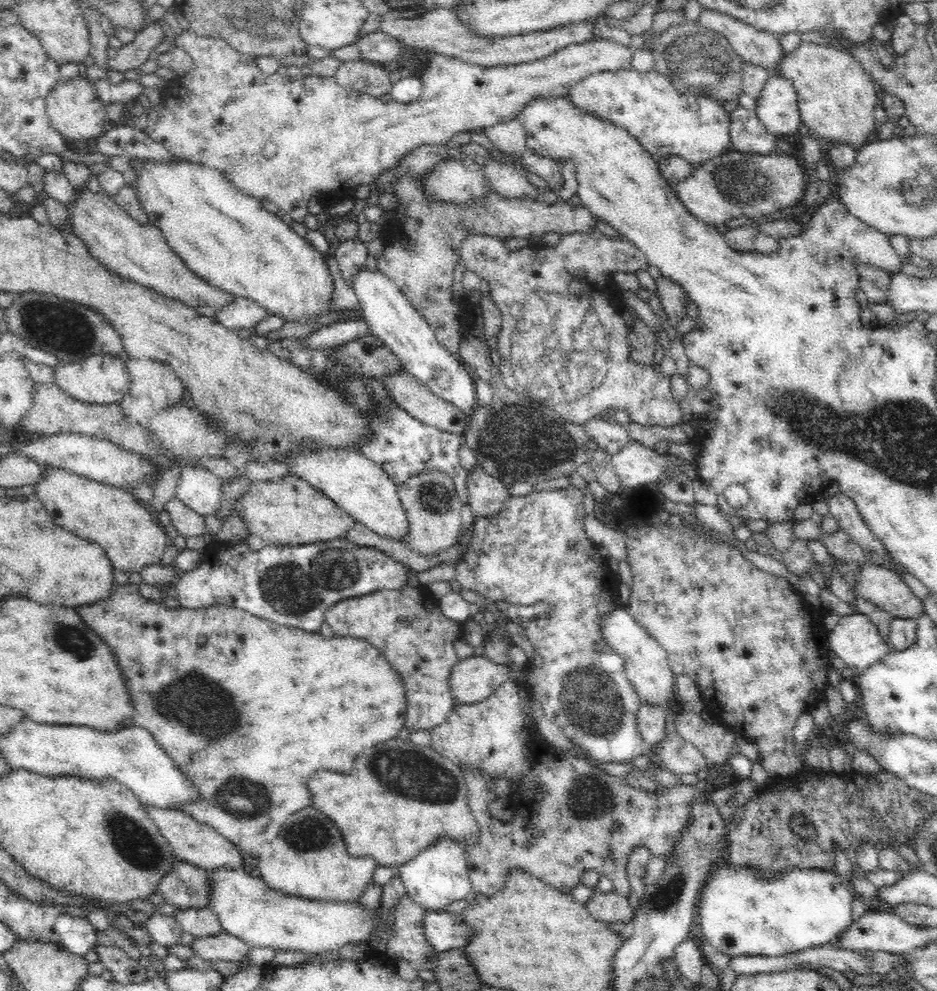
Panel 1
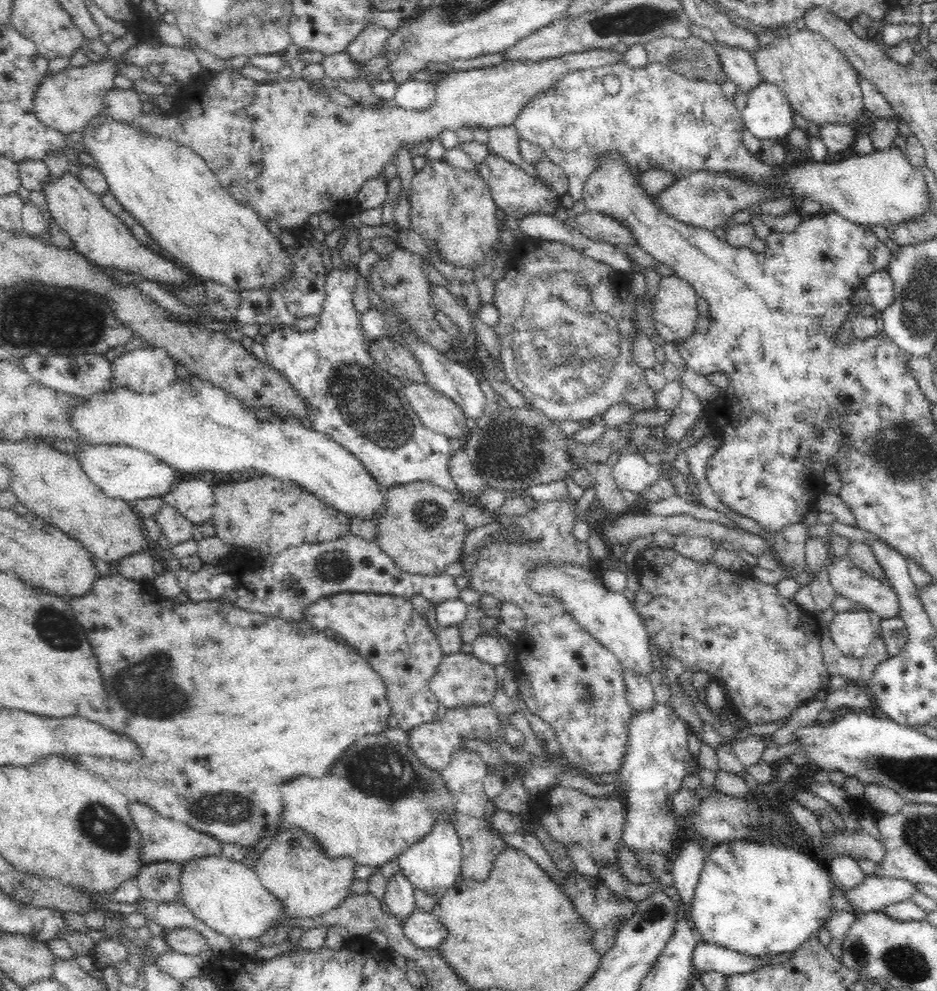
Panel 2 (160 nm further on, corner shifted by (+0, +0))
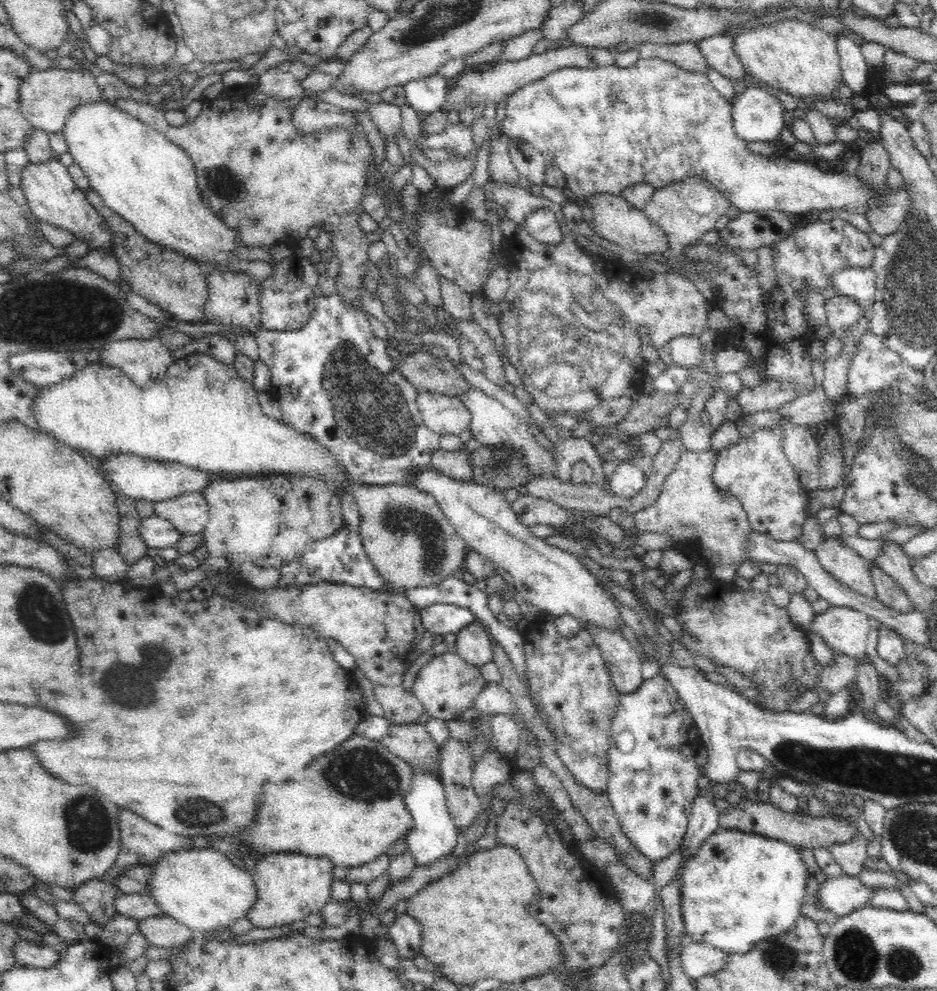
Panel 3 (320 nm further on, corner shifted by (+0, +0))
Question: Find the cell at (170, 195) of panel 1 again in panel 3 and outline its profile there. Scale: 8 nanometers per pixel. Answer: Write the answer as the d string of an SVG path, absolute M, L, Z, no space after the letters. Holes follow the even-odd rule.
M88 103L72 112L63 128L67 152L88 176L92 191L152 243L224 268L236 260L236 236L203 200L195 163L179 145L114 103Z

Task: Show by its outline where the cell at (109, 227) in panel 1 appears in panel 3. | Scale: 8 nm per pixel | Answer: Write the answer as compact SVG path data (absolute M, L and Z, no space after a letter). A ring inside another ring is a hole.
M50 159L40 164L29 162L21 173L20 188L24 191L32 215L38 221L71 232L75 239L88 243L92 251L110 252L115 248L111 224L88 203L86 192L76 187L71 173L60 161Z

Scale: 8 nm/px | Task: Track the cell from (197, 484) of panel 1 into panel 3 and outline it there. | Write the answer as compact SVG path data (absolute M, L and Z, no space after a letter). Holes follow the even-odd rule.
M202 492L181 493L153 503L153 514L168 520L180 534L200 534L209 519L209 504Z

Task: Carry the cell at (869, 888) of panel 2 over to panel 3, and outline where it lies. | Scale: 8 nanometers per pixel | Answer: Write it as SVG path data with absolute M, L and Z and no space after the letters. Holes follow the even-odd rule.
M844 874L838 877L827 876L820 883L814 902L816 906L843 917L868 906L874 892L876 889L864 885L858 877Z

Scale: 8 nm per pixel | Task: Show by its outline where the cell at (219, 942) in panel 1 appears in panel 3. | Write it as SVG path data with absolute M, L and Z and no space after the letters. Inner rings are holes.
M151 916L138 921L138 933L158 948L178 948L198 934L170 917Z

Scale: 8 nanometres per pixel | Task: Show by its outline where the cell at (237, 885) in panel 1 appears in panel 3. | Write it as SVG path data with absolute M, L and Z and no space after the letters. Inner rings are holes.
M212 846L171 852L151 864L151 869L147 893L157 900L163 916L177 920L197 934L218 931L218 926L244 918L258 900L250 870L240 870L240 863Z

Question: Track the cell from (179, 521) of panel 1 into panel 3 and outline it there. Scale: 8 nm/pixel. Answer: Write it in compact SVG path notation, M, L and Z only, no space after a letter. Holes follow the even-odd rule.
M155 514L141 519L138 532L146 546L159 549L176 547L182 536L168 520Z

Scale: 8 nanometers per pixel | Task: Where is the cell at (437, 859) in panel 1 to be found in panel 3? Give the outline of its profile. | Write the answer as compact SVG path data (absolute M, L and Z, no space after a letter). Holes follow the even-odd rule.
M414 768L412 788L404 798L406 798L408 811L415 821L415 828L412 828L412 832L408 832L405 840L406 850L411 854L413 864L424 866L445 856L450 856L456 844L459 830L447 808L440 772L424 774L424 771L418 771Z

